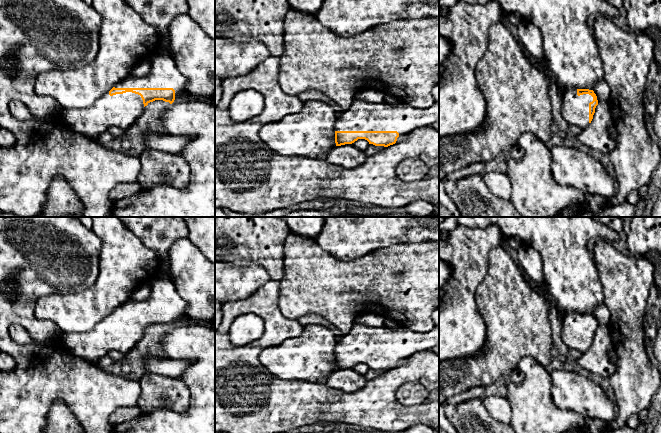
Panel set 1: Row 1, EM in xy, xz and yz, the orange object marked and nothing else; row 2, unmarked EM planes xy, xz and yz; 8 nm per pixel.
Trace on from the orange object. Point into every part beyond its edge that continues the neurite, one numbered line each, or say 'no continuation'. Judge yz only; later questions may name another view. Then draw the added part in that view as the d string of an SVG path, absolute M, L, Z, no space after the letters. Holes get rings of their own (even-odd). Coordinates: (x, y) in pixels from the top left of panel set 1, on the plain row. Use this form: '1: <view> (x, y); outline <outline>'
1: yz (575, 333); outline M569 312L563 319L561 338L568 348L586 353L589 350L589 327L593 321L589 318L578 320L577 313Z

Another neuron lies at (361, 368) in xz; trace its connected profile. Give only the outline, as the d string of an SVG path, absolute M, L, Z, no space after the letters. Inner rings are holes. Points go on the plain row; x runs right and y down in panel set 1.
M358 363L358 364L355 365L354 367L352 367L352 369L353 369L356 373L365 376L366 373L369 371L370 368L369 368L369 366L368 366L367 364L365 364L365 363Z

